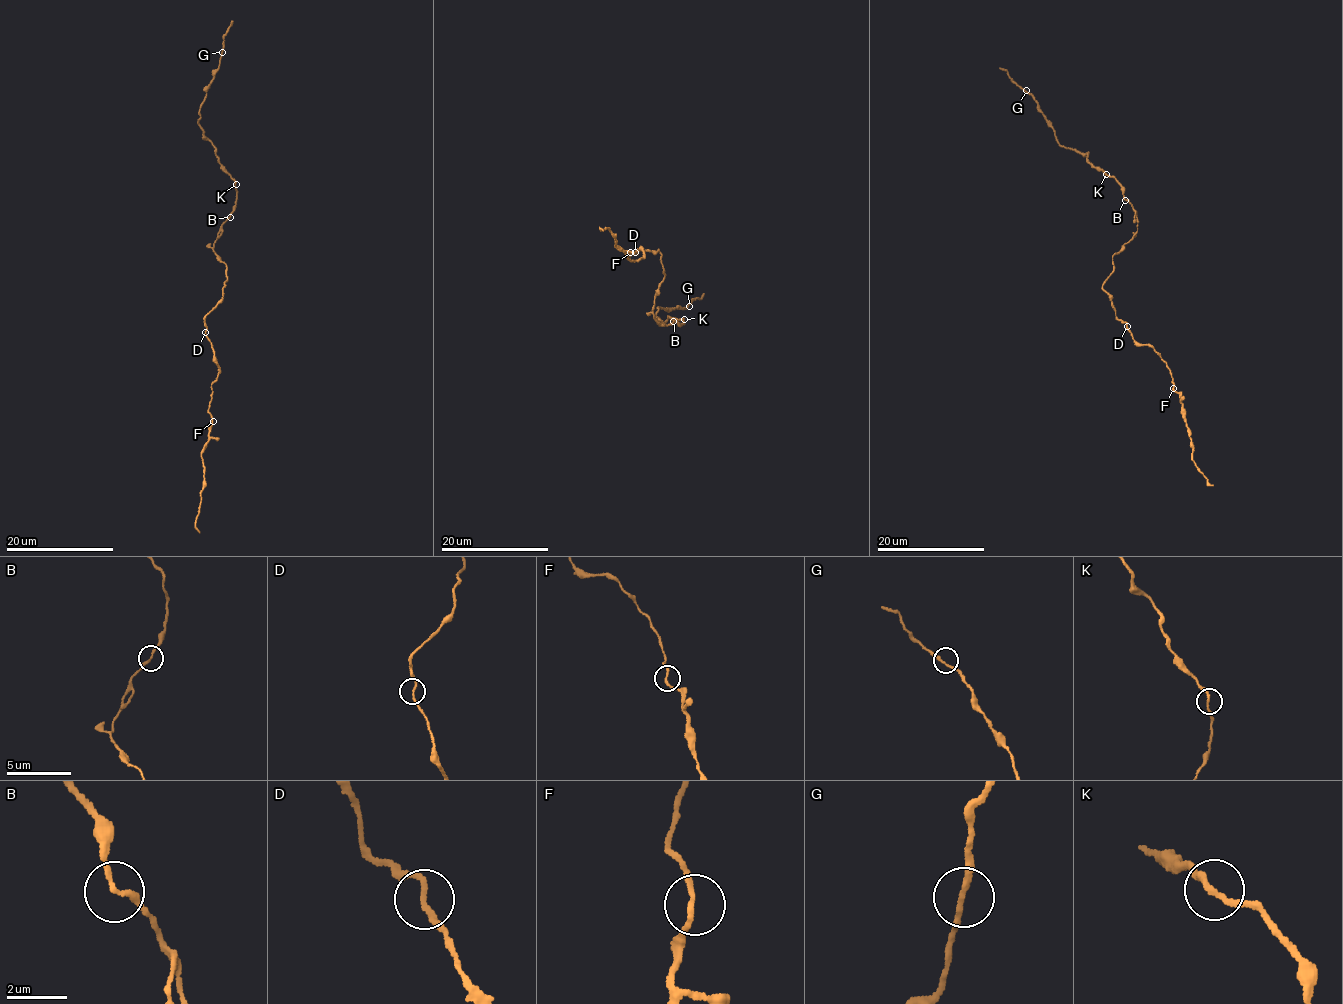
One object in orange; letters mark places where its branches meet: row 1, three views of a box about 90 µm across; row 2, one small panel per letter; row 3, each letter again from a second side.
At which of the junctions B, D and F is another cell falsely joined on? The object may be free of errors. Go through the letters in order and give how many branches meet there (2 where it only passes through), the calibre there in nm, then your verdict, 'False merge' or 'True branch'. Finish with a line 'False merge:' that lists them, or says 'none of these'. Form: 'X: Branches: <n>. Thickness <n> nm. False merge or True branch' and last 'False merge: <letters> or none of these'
B: Branches: 2. Thickness 180 nm. True branch
D: Branches: 2. Thickness 170 nm. True branch
F: Branches: 2. Thickness 170 nm. True branch
False merge: none of these

